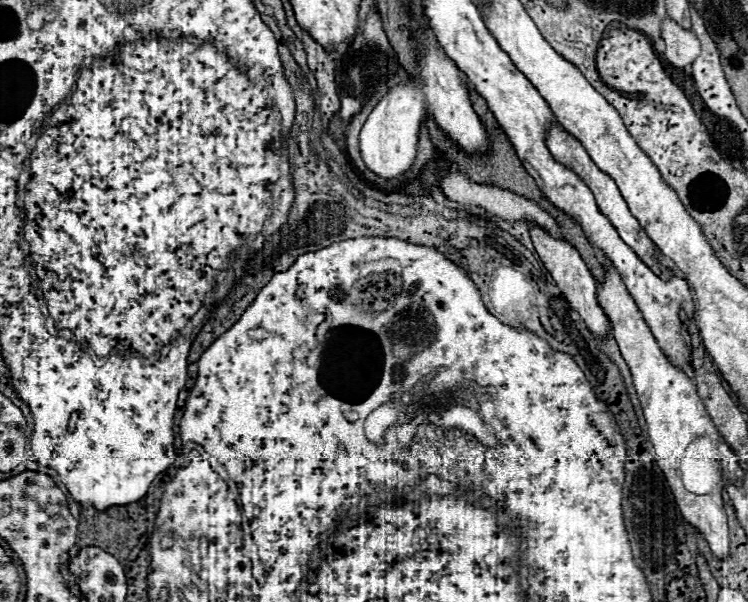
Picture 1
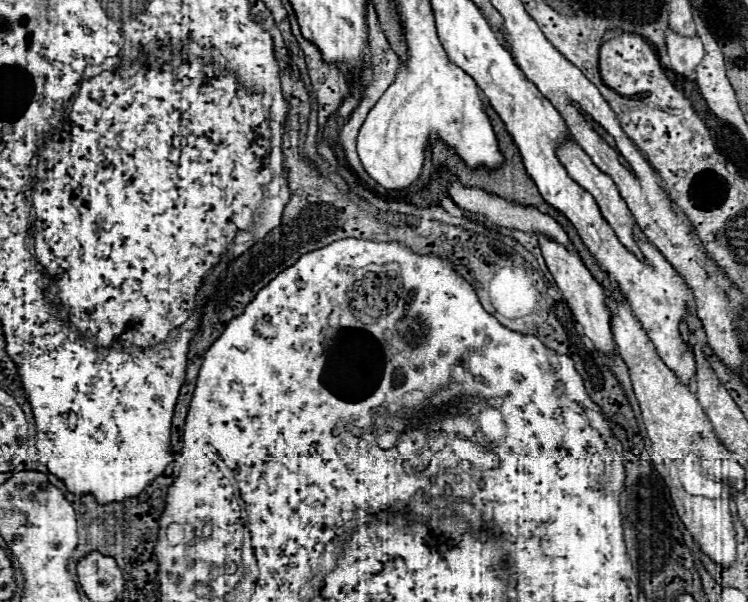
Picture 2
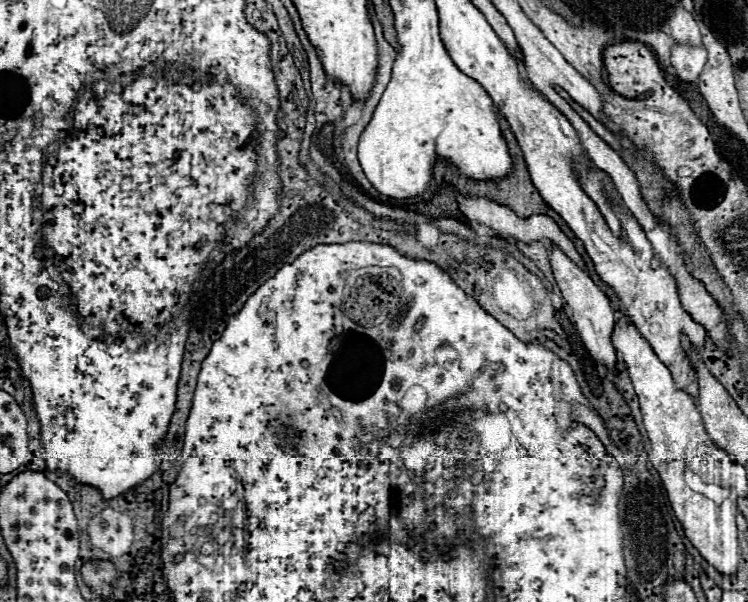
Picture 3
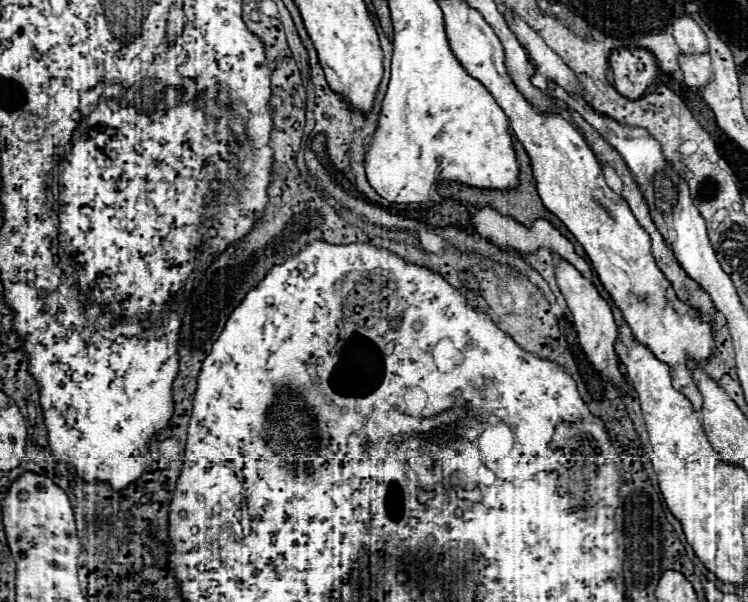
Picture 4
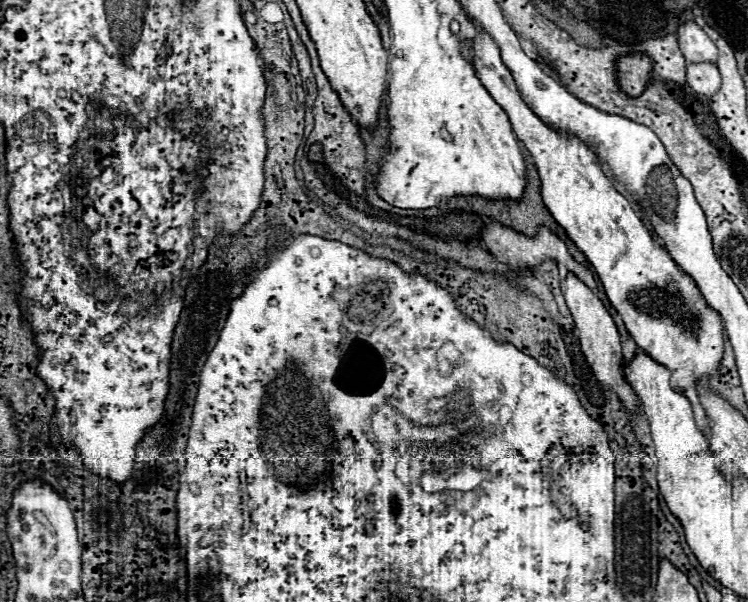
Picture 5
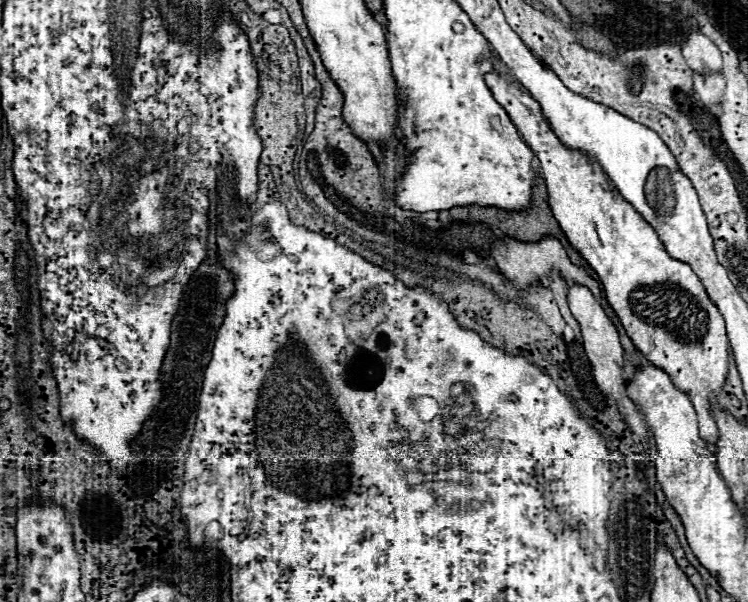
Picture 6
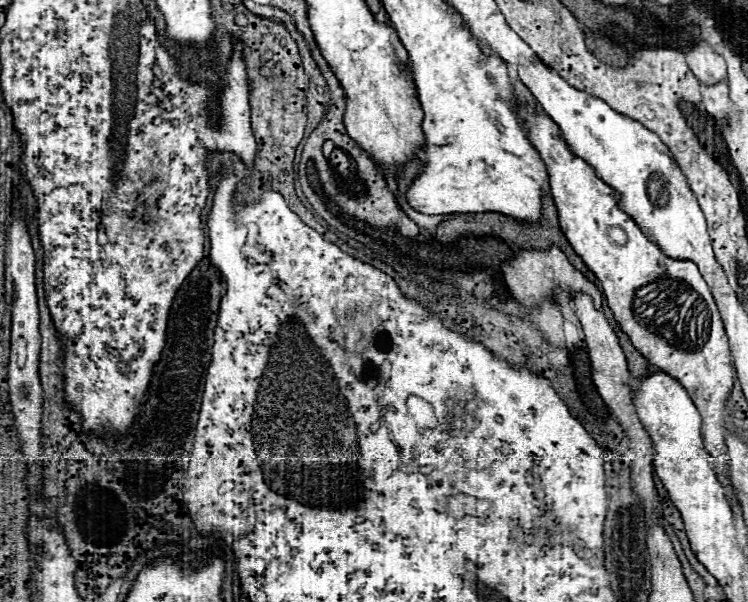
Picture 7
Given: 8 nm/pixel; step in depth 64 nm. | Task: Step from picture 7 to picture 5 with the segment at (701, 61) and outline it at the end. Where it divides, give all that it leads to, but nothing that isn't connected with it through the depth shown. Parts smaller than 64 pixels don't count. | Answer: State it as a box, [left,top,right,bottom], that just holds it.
[678,22,718,64]

